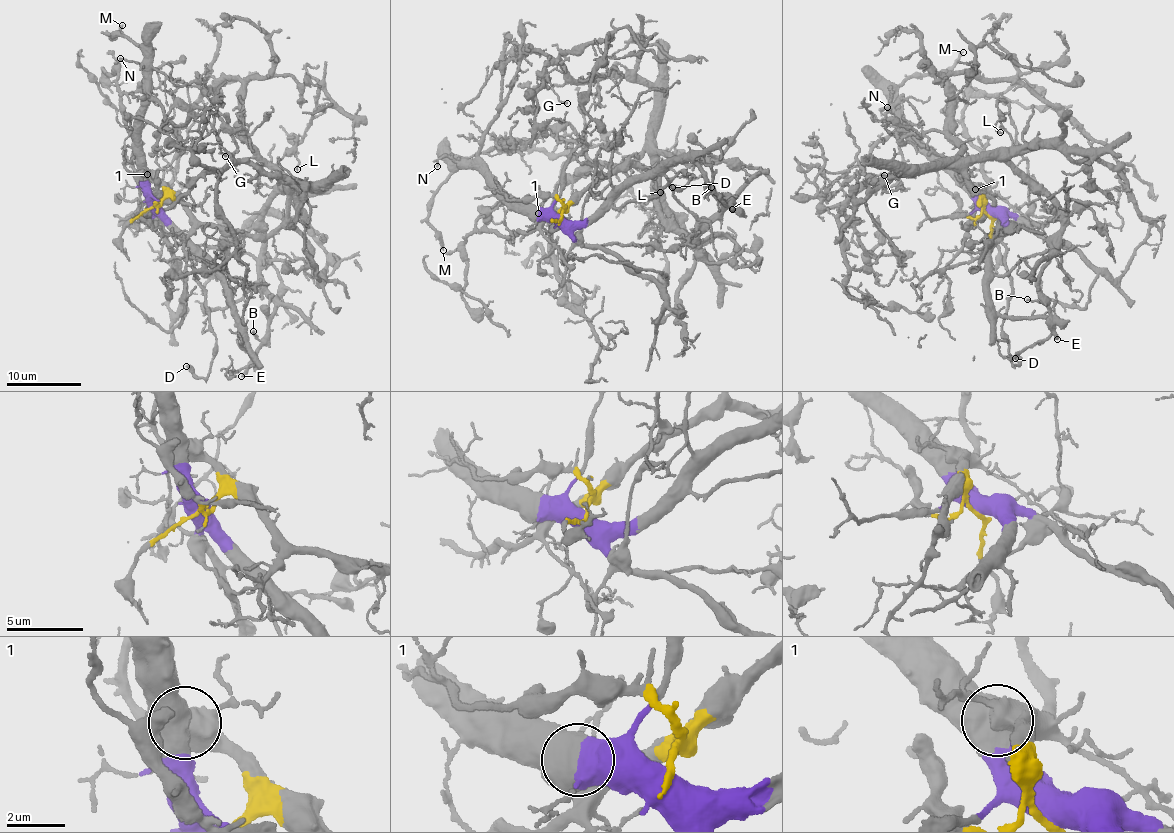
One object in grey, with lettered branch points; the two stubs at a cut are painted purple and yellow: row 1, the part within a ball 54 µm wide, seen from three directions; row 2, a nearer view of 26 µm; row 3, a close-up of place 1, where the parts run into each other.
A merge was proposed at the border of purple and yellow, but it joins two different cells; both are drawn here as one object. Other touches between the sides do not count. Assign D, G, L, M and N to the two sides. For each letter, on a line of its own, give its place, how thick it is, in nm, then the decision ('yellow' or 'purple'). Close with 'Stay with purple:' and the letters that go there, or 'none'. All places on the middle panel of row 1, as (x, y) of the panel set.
D: at (672, 187); 440 nm thick; purple
G: at (567, 103); 120 nm thick; yellow
L: at (660, 192); 120 nm thick; yellow
M: at (443, 250); 200 nm thick; purple
N: at (437, 166); 70 nm thick; purple
Stay with purple: D, M, N

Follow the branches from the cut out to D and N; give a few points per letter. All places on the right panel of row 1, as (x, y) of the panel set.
D: (990, 215), (1000, 219), (1003, 229), (1001, 241), (1006, 248), (1012, 295), (1002, 338), (1016, 365), (1014, 358)
N: (990, 215), (975, 205), (975, 186), (929, 149), (902, 114), (889, 106), (879, 110), (887, 107)

